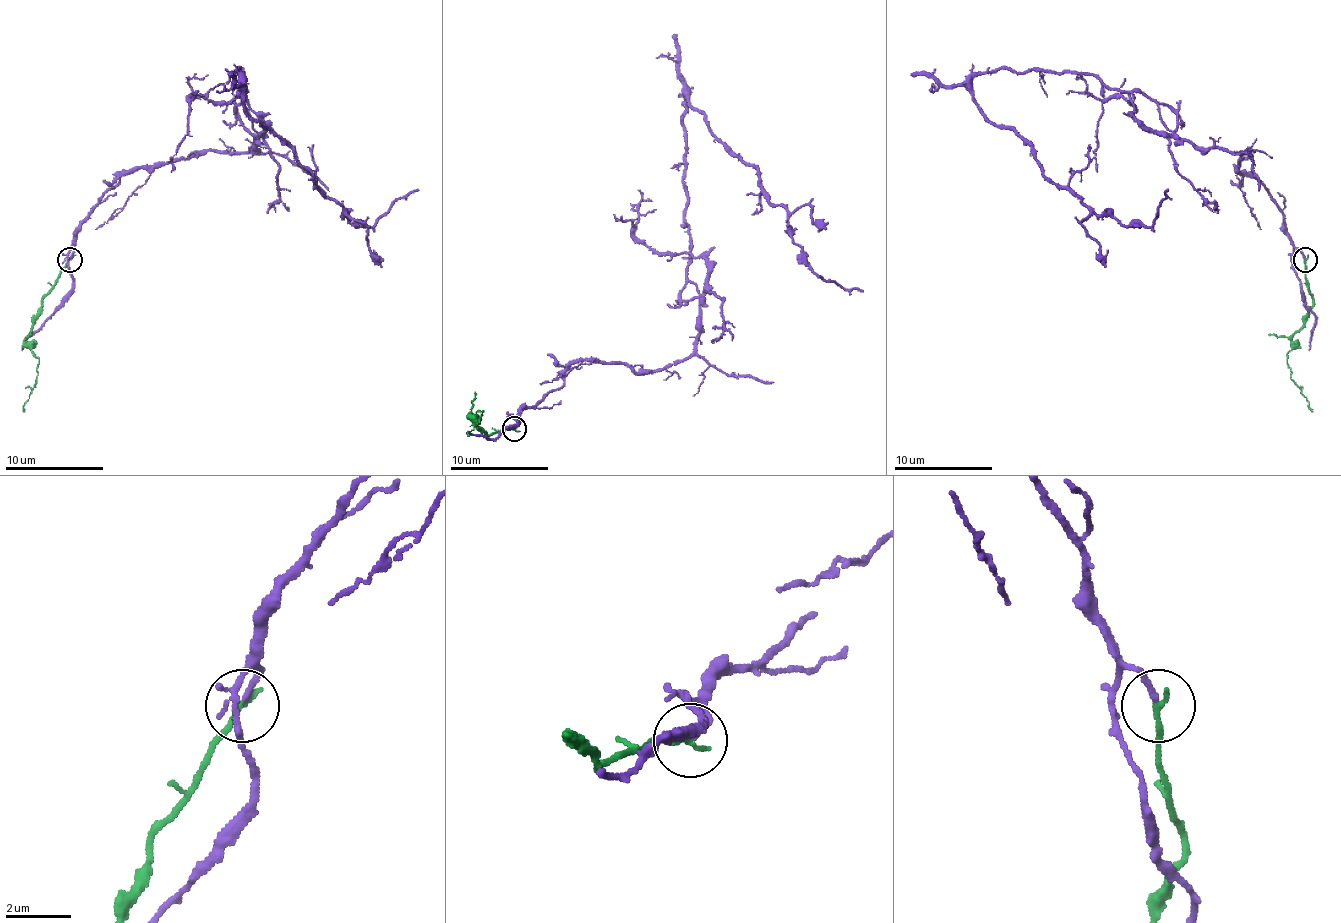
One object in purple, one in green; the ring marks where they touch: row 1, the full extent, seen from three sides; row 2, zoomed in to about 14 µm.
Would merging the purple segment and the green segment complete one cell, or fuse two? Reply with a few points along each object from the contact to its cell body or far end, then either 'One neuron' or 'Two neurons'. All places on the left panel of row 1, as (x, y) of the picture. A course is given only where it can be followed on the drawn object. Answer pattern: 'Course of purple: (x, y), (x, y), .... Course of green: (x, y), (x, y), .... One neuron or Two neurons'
Course of purple: (69, 258), (74, 233), (128, 172), (255, 148), (238, 69), (245, 111), (355, 226), (372, 226), (419, 189). Course of green: (69, 260), (57, 285), (42, 299), (42, 309), (27, 336), (27, 348), (39, 363), (22, 407), (25, 412). One neuron

